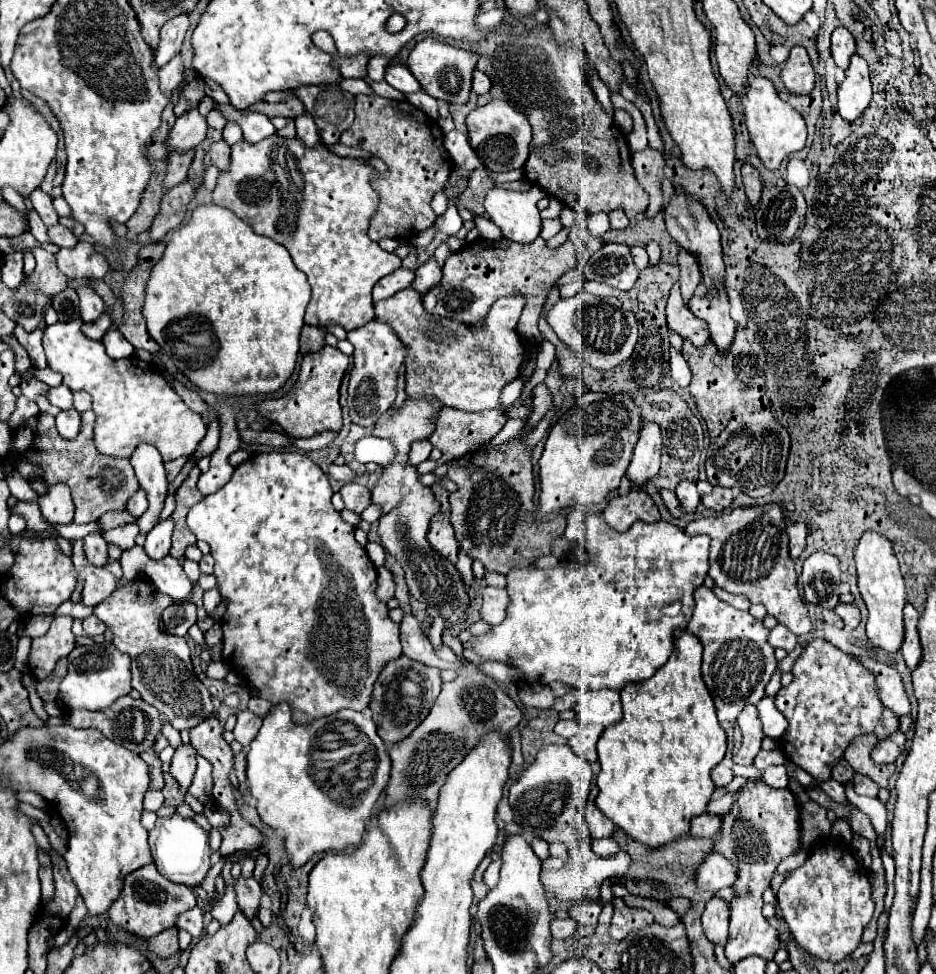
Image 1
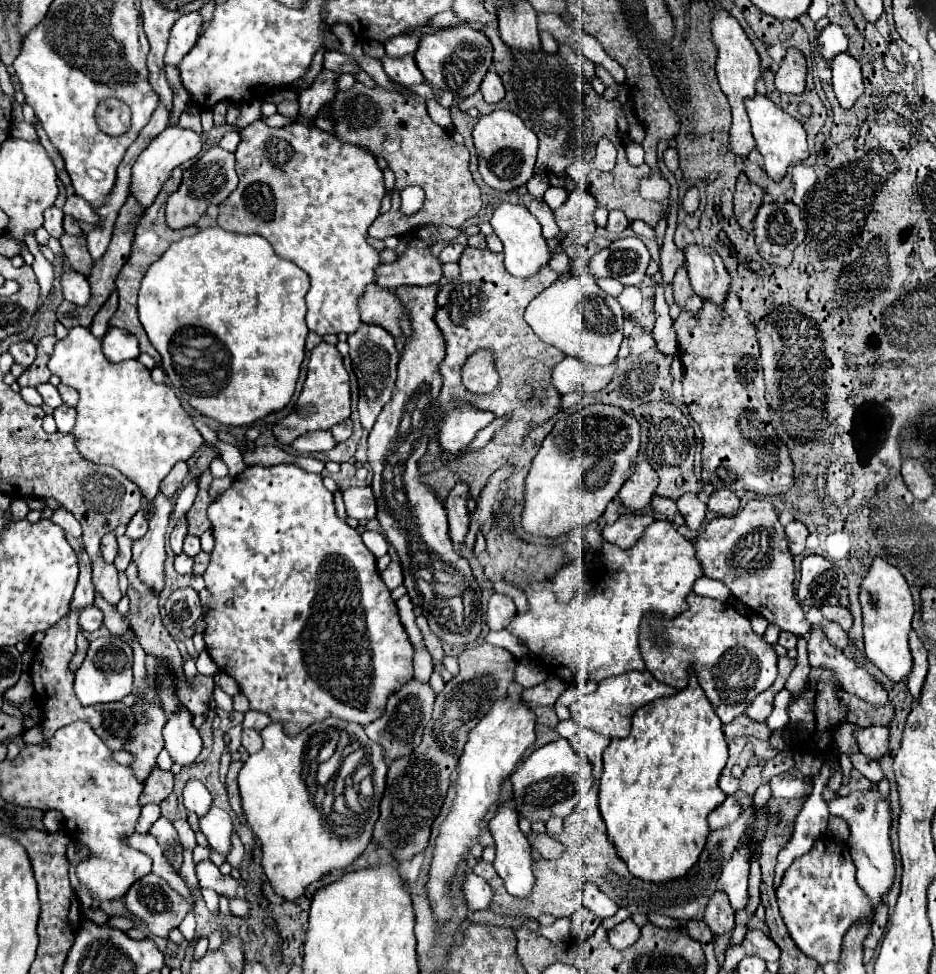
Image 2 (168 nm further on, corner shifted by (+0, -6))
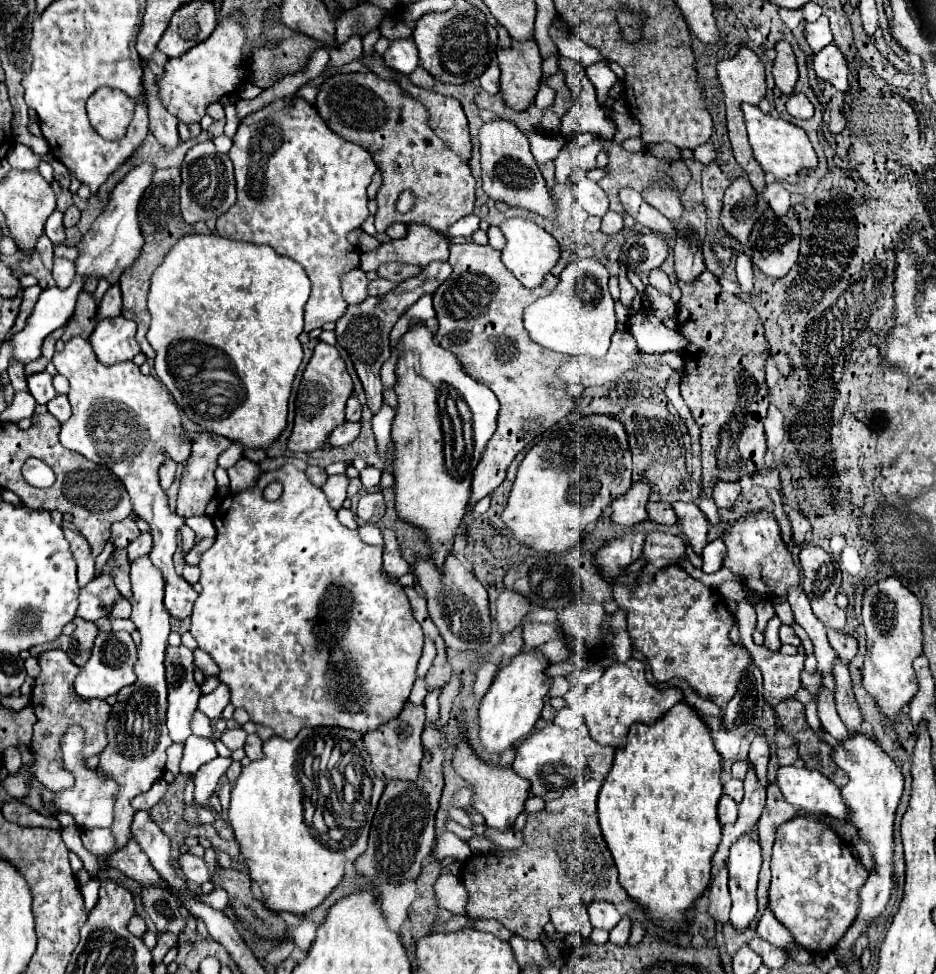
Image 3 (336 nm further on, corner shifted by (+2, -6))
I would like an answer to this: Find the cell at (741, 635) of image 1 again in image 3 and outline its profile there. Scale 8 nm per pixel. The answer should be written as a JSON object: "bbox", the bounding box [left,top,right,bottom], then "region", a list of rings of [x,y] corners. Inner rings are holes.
{"bbox":[612,566,752,708],"region":[[[668,566],[656,572],[654,580],[648,584],[642,582],[630,588],[630,584],[618,582],[612,586],[612,590],[614,590],[616,604],[626,610],[626,622],[628,622],[626,630],[630,634],[632,646],[648,658],[652,674],[658,682],[664,682],[670,678],[684,678],[702,698],[712,700],[720,708],[724,708],[724,704],[732,700],[740,682],[740,674],[746,672],[746,666],[752,662],[752,658],[748,650],[734,646],[730,642],[728,632],[732,628],[732,614],[724,608],[722,596],[716,594],[714,588],[704,586],[700,580],[692,578],[680,566]]]}

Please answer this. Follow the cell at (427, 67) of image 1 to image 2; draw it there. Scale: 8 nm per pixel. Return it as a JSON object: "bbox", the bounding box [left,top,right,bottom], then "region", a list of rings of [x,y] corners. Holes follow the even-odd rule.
{"bbox":[414,26,492,100],"region":[[[458,26],[452,30],[438,30],[434,34],[424,34],[420,38],[414,60],[424,80],[432,88],[448,90],[454,94],[456,100],[464,100],[480,88],[482,78],[492,66],[492,44],[482,32],[466,26]]]}

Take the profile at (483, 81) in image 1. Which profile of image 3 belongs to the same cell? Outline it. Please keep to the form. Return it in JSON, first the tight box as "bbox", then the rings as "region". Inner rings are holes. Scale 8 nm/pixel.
{"bbox":[478,62,500,94],"region":[[[496,62],[490,64],[488,70],[486,70],[478,80],[480,80],[480,86],[482,86],[486,92],[496,94],[496,92],[500,90],[500,86],[498,86],[498,80],[500,80],[500,68],[498,68],[498,64],[496,64]]]}

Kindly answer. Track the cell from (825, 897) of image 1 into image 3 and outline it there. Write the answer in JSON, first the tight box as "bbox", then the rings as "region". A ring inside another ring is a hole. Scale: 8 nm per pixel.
{"bbox":[768,816,868,952],"region":[[[796,816],[784,822],[776,832],[770,870],[772,882],[768,890],[768,908],[774,914],[774,918],[780,924],[784,924],[792,932],[792,936],[796,936],[796,942],[800,942],[808,952],[832,950],[840,942],[844,932],[854,924],[856,914],[860,910],[858,892],[868,878],[866,868],[852,854],[850,846],[828,824],[806,816]]]}

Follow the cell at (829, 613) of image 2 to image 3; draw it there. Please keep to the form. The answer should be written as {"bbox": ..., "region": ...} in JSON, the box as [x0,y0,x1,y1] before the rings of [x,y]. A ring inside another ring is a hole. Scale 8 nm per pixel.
{"bbox":[812,600,846,630],"region":[[[812,600],[812,612],[824,622],[826,628],[842,630],[846,626],[846,612],[838,608],[836,604],[830,604],[826,600]]]}

